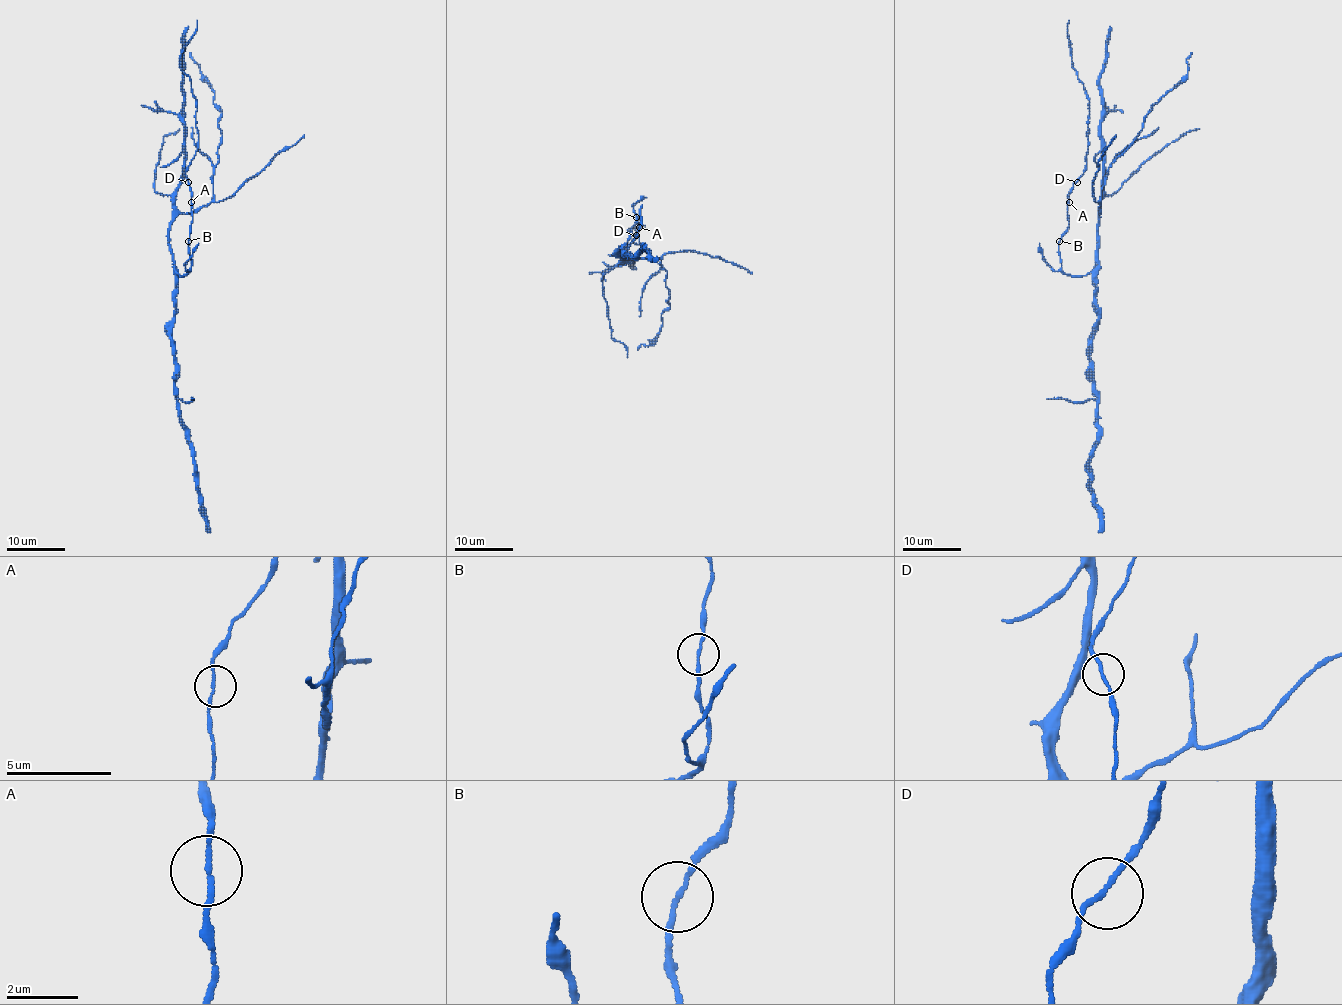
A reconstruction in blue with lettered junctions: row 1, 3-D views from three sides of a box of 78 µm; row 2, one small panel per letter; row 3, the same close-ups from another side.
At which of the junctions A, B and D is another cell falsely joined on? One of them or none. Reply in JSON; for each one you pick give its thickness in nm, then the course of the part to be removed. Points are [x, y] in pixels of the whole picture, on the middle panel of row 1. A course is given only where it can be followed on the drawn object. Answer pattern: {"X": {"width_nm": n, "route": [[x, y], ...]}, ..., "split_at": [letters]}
{"split_at": []}

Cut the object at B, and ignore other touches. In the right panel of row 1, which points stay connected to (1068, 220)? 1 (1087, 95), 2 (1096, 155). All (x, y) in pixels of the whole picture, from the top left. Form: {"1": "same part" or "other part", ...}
{"1": "same part", "2": "other part"}

